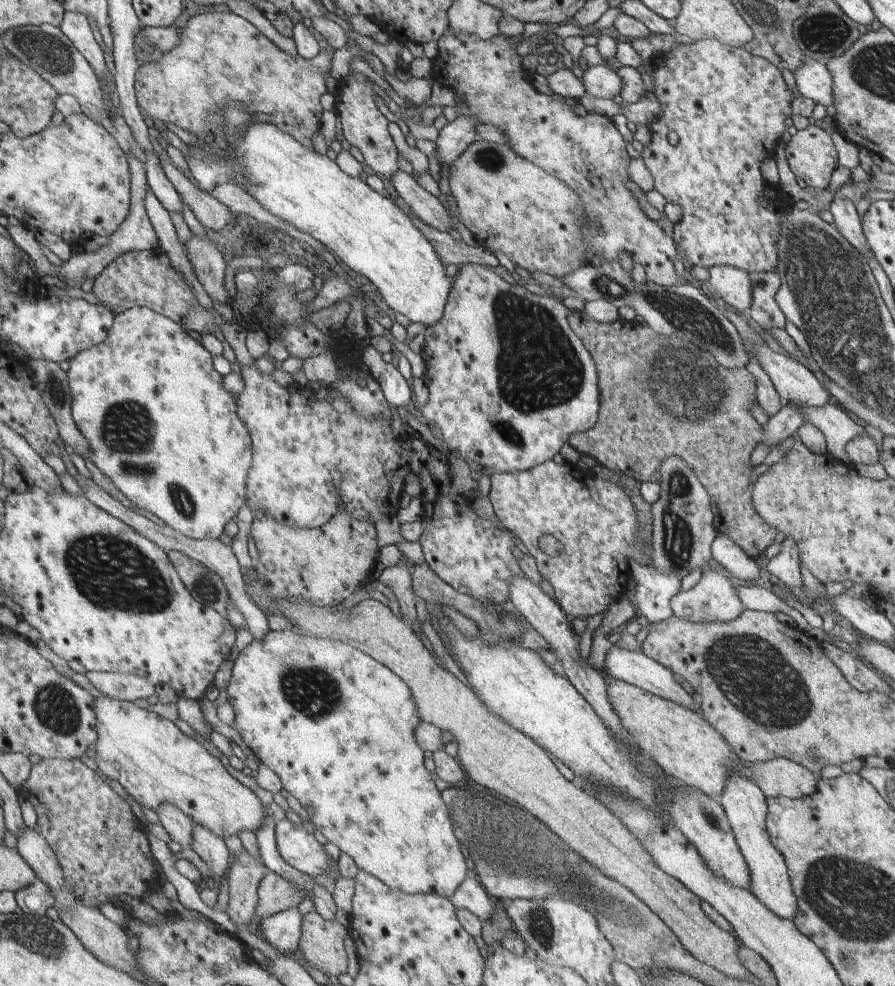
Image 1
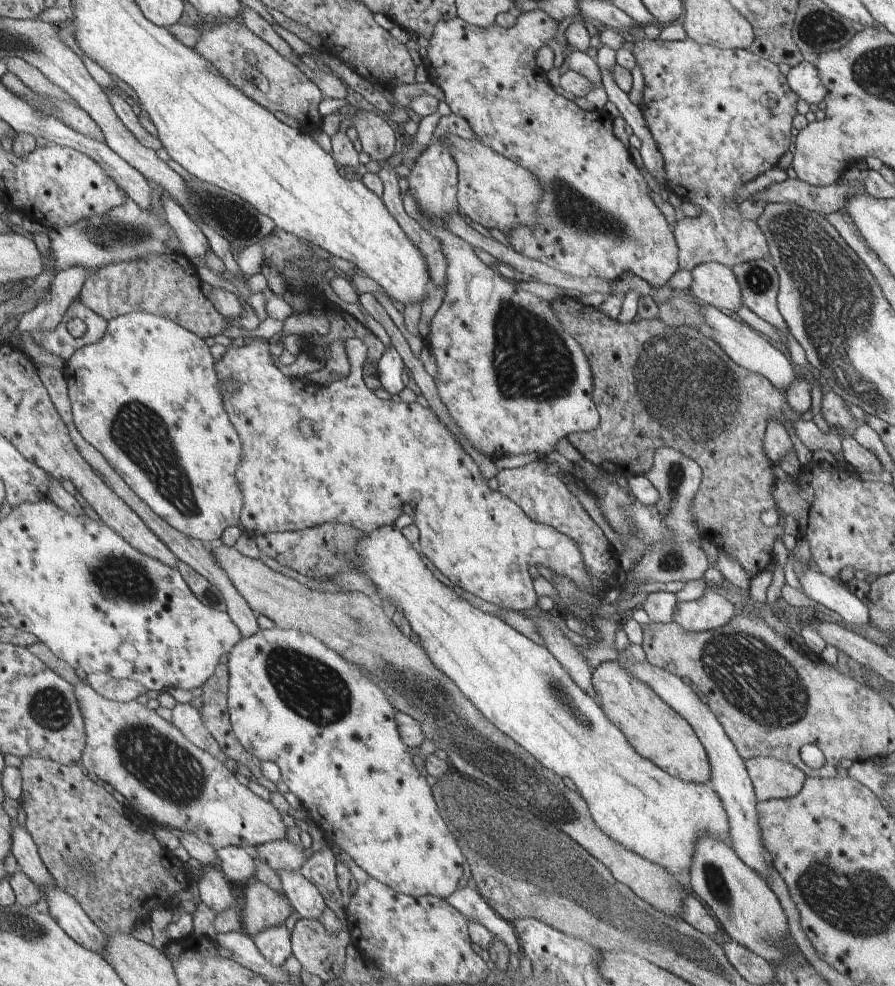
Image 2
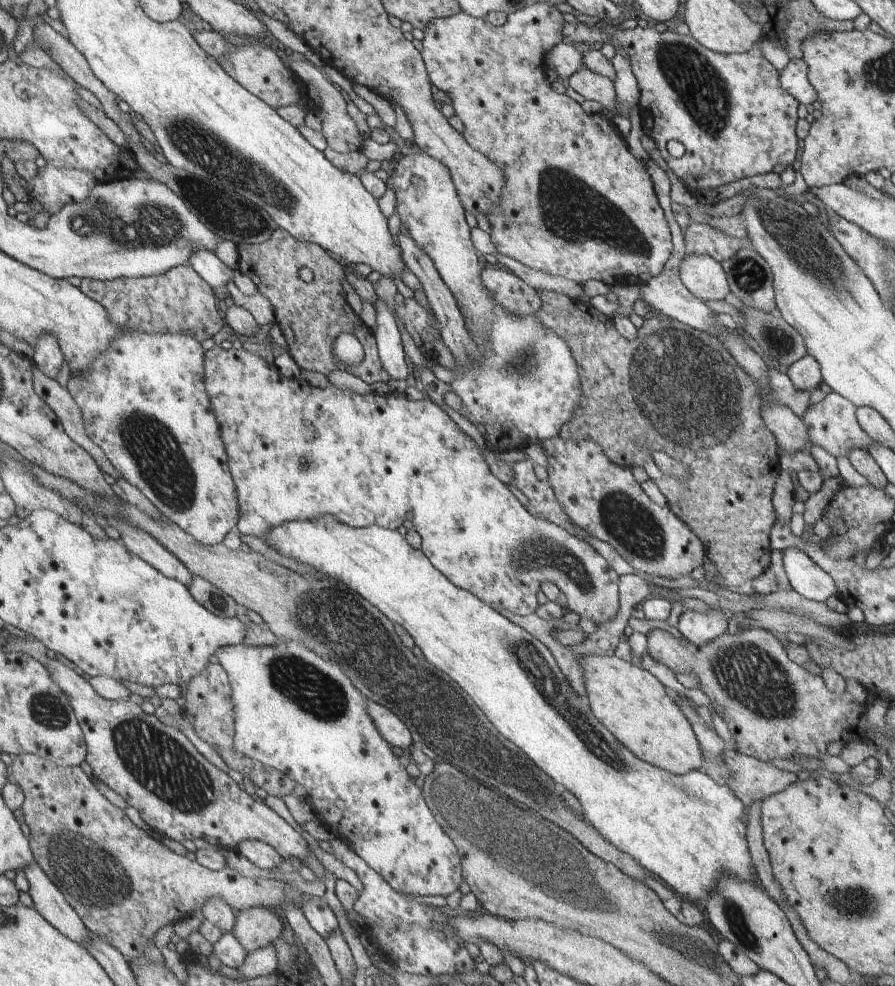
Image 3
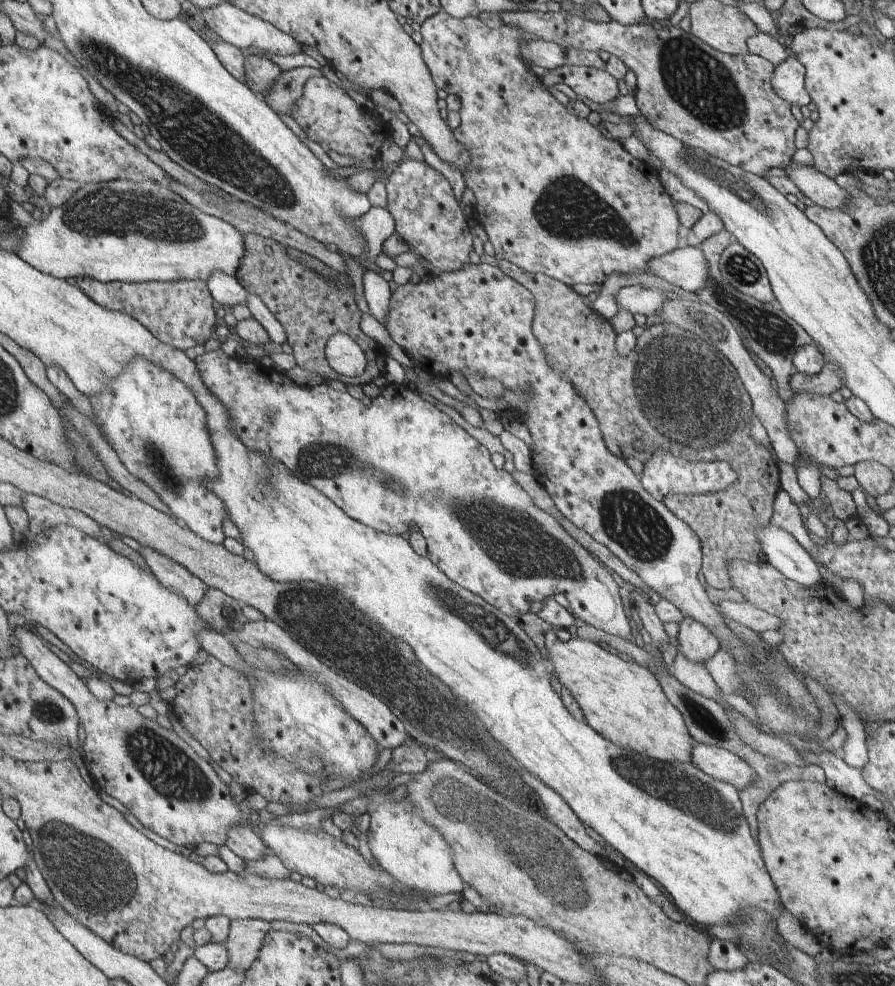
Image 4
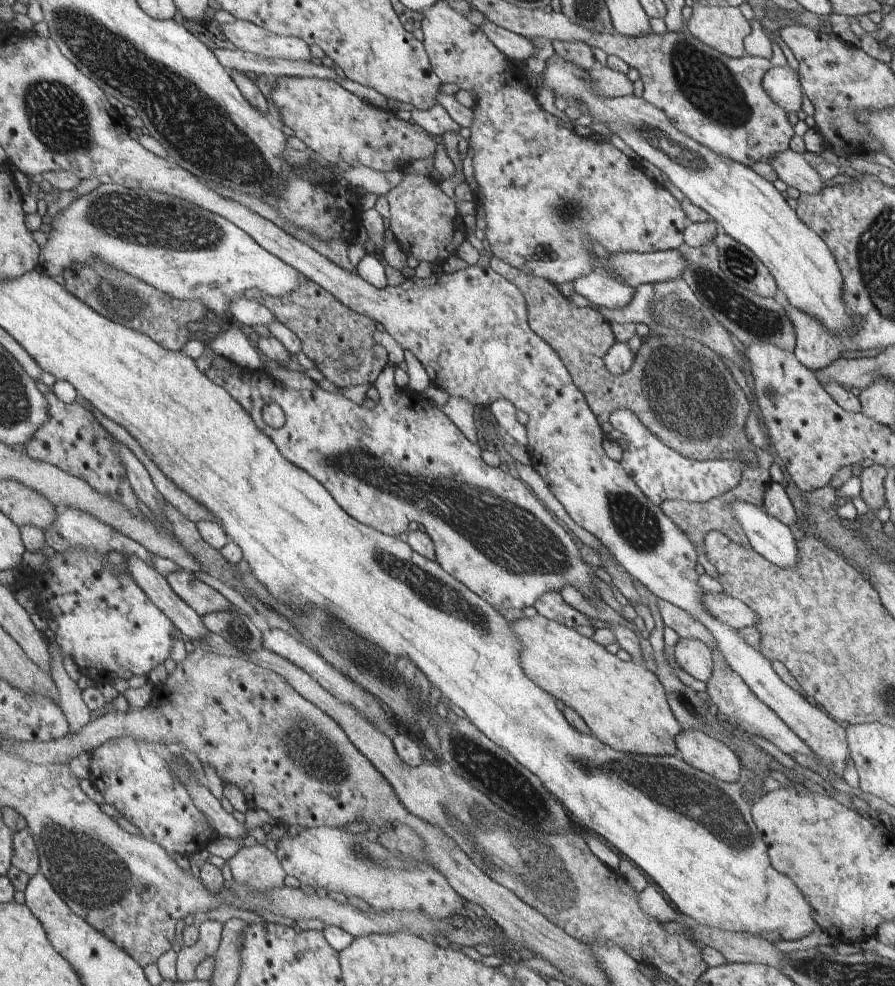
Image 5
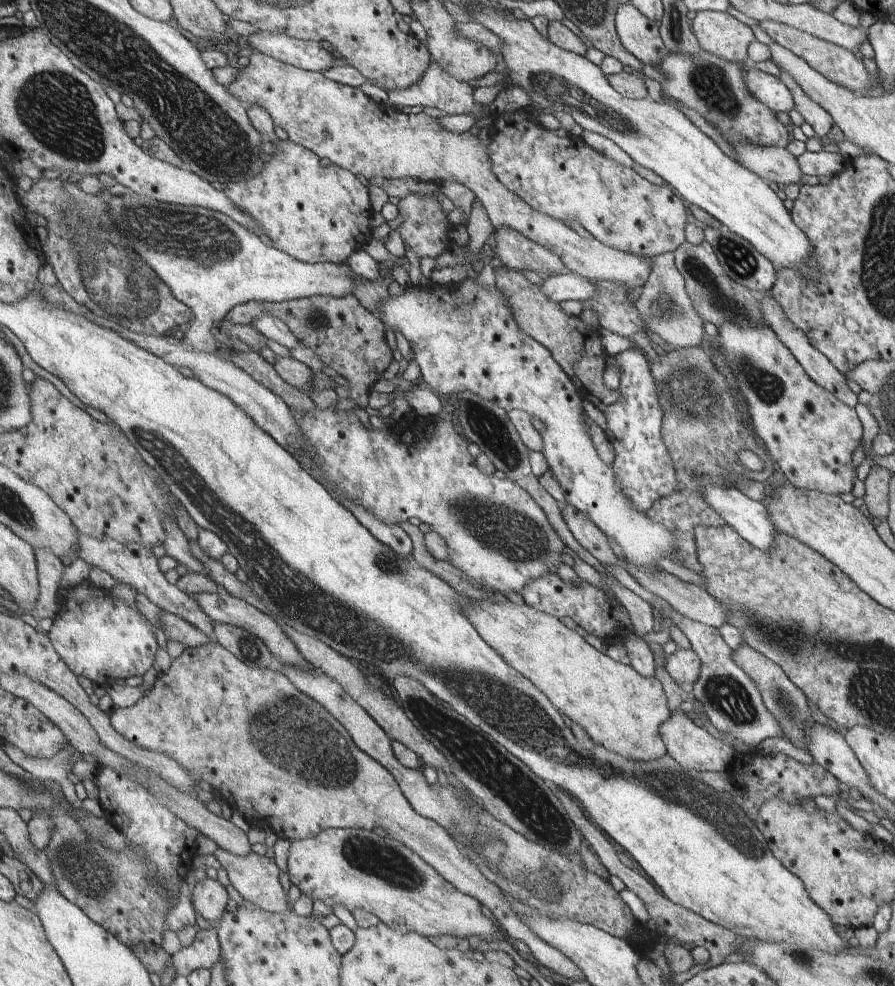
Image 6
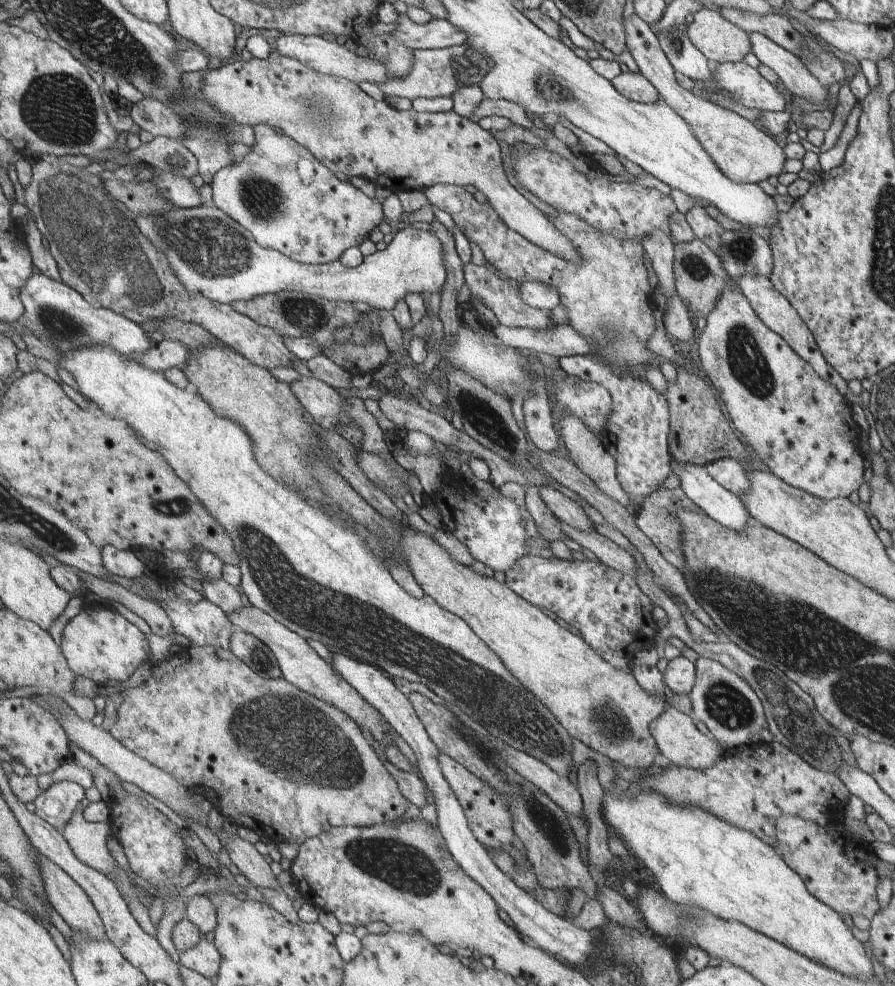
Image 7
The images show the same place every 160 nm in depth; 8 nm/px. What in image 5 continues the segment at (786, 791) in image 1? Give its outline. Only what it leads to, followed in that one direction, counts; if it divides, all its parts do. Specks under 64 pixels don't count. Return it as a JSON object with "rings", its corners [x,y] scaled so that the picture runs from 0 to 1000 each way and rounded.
{"rings":[[[762,740],[755,747],[758,766],[774,779],[811,794],[825,794],[828,773],[808,753],[778,740]]]}

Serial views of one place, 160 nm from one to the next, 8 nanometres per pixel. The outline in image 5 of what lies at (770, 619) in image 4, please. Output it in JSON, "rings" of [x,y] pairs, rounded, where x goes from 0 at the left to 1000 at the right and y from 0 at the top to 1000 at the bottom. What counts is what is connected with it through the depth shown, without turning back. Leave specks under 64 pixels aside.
{"rings":[[[810,601],[787,602],[784,613],[800,629],[807,629],[809,633],[813,633],[825,640],[829,637],[845,636],[849,631],[847,623],[841,621],[840,617],[836,617],[831,611],[812,604]]]}

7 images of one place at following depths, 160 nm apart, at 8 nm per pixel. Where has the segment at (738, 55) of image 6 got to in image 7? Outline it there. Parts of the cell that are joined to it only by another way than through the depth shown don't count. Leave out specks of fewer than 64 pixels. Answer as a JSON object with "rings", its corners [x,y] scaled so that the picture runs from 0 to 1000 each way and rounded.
{"rings":[[[784,9],[775,14],[773,24],[765,25],[769,38],[784,55],[787,55],[794,65],[830,62],[832,57],[839,53],[839,45],[835,32],[818,24],[813,18],[809,18],[800,10]]]}

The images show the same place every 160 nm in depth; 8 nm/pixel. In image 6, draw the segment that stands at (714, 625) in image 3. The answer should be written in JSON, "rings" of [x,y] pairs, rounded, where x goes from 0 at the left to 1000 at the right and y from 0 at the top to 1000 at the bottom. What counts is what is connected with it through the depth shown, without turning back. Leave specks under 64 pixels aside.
{"rings":[[[761,658],[745,666],[742,676],[754,693],[773,694],[782,686],[784,671],[773,659]]]}

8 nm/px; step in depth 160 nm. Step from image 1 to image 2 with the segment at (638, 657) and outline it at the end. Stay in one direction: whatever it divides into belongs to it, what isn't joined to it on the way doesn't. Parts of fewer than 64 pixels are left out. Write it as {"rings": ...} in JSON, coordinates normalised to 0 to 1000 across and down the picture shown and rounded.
{"rings":[[[691,668],[691,671],[711,688],[724,693],[733,701],[733,704],[774,738],[780,751],[789,760],[793,778],[792,792],[803,805],[811,820],[816,837],[816,850],[818,851],[821,865],[838,880],[847,884],[851,890],[856,890],[860,885],[865,884],[865,879],[864,876],[860,876],[860,870],[856,871],[853,867],[856,860],[850,850],[850,838],[848,837],[846,825],[847,813],[841,795],[835,784],[830,769],[826,766],[816,748],[813,748],[807,735],[800,730],[791,716],[782,711],[780,705],[775,703],[771,696],[764,693],[760,686],[724,671],[711,672],[709,670],[695,670],[693,668]]]}

